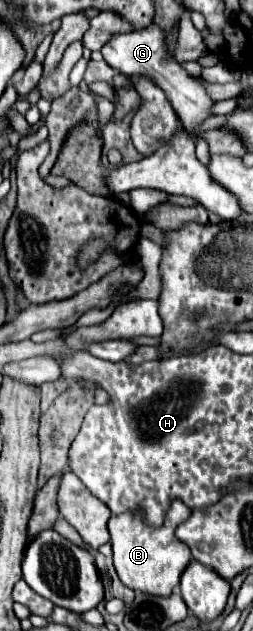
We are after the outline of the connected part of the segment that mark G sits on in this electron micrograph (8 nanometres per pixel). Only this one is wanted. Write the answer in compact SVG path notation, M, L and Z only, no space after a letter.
M150 24L148 28L138 30L138 32L112 34L112 38L108 40L108 46L110 48L102 48L102 56L114 70L118 70L126 76L144 74L144 76L154 78L154 82L166 92L168 100L172 102L172 106L174 106L174 110L176 110L178 118L182 120L188 134L192 132L192 128L196 124L200 124L202 120L206 120L210 116L212 100L206 96L202 82L198 82L186 70L182 70L180 64L172 58L172 54L168 54L164 50L164 34L154 24Z

